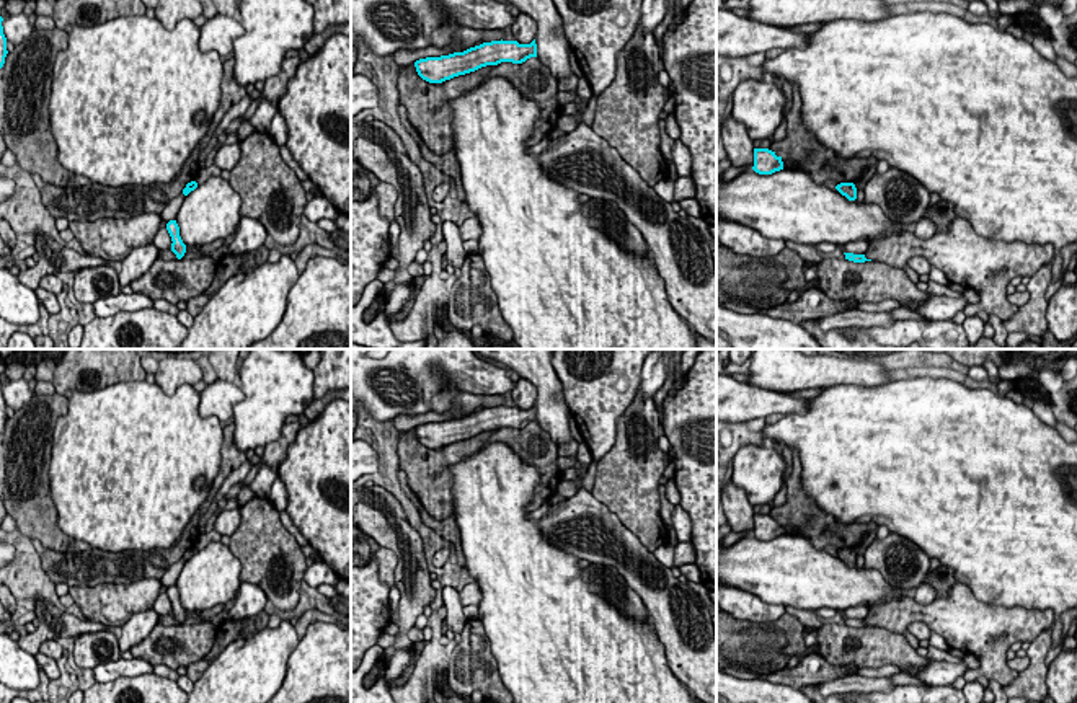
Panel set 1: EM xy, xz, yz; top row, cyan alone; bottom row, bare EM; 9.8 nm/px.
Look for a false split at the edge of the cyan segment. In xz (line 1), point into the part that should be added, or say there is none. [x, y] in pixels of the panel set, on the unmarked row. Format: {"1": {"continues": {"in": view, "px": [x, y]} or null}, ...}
{"1": {"continues": null}}

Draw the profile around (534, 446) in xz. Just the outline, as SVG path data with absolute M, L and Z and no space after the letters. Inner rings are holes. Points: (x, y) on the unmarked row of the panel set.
M530 422L522 429L501 427L485 440L483 447L493 442L509 445L525 463L538 470L540 480L535 488L534 501L527 511L535 511L545 499L555 494L561 480L561 470L556 465L558 445L537 422Z

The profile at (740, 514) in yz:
M733 480L721 488L721 502L731 532L754 532L754 507L751 506L746 491L738 488Z

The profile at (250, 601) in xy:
M242 582L228 615L235 621L251 618L264 610L266 602L268 597L259 586Z

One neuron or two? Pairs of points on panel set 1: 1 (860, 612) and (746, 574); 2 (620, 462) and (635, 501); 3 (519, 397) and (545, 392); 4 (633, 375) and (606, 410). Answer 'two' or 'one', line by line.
1: two
2: one
3: two
4: one

